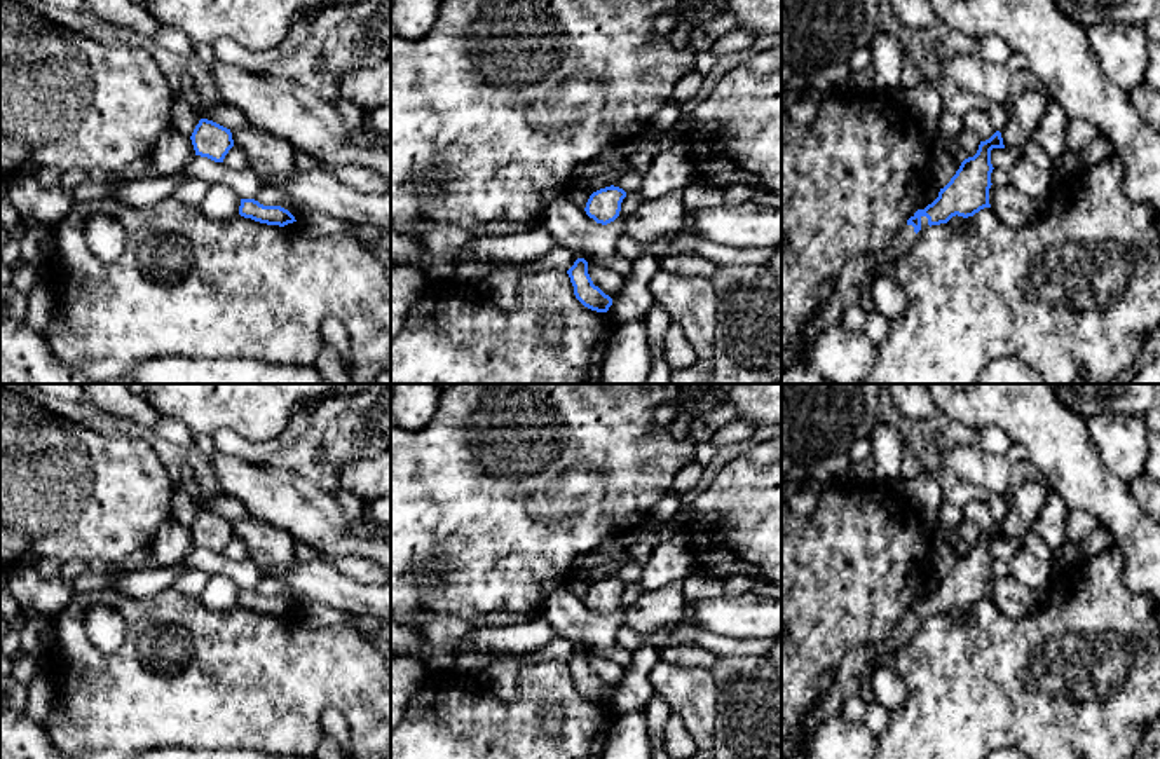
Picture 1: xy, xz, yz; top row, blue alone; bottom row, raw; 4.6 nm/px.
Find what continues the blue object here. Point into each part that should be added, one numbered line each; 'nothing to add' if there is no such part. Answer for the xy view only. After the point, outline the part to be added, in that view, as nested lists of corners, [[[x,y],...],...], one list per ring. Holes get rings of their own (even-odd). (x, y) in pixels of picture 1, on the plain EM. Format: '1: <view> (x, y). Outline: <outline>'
nothing to add

